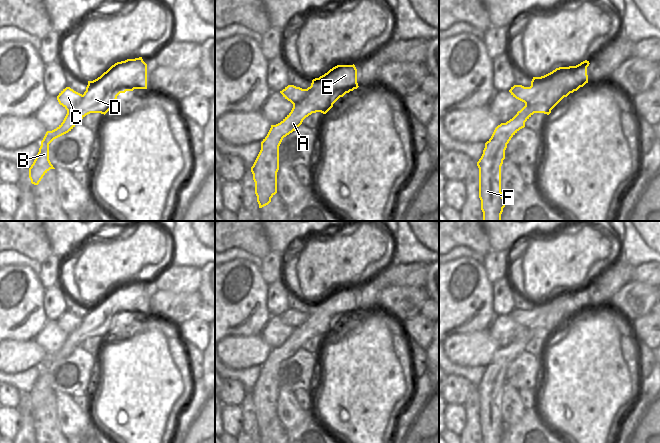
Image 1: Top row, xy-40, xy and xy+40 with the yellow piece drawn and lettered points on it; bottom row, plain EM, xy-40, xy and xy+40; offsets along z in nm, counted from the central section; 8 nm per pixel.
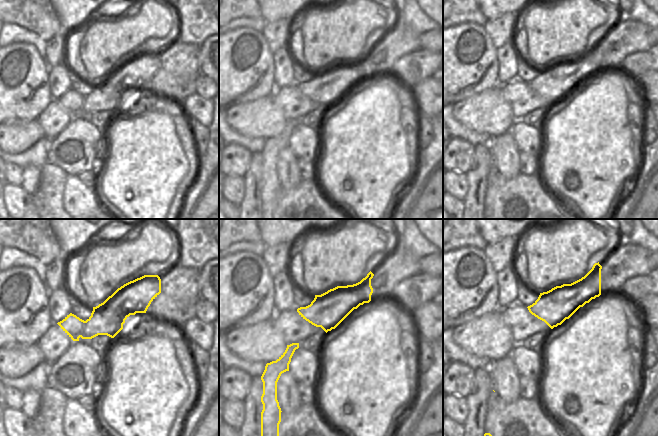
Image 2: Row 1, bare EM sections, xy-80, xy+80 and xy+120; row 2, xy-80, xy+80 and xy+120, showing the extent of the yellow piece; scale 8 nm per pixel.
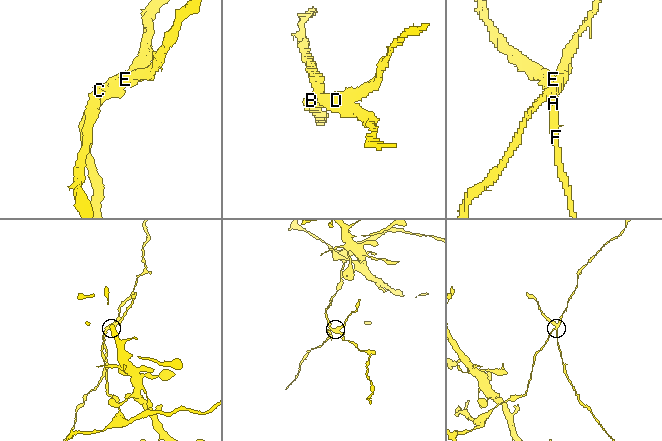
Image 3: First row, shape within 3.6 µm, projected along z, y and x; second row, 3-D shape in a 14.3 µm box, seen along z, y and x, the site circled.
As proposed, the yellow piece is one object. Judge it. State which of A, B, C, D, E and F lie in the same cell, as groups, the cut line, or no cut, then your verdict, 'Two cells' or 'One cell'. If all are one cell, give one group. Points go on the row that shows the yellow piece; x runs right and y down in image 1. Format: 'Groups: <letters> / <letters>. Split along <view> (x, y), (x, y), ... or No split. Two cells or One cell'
Groups: A B D E F / C. Split along xy+40 (586, 68), (577, 70), (572, 75), (560, 75), (551, 81). Two cells.

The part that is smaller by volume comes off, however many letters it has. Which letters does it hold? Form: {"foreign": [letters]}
{"foreign": ["A", "B", "D", "E", "F"]}

